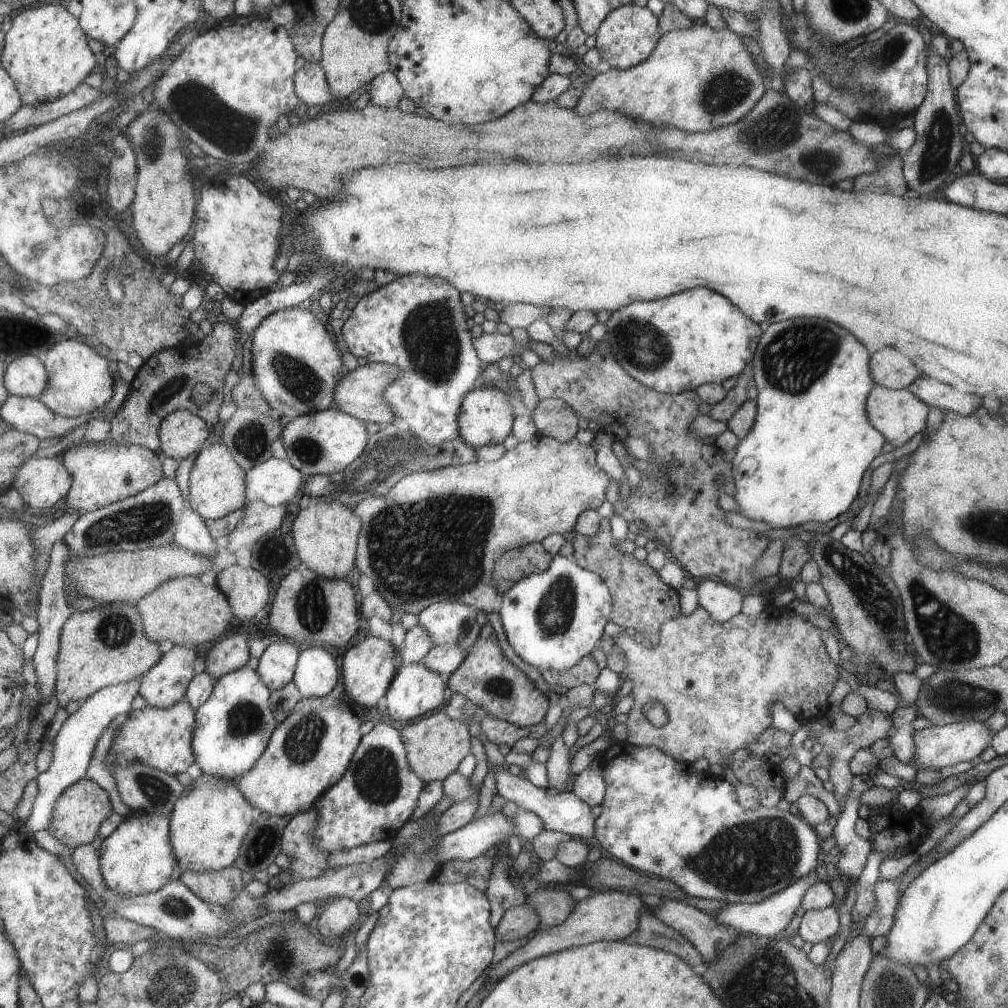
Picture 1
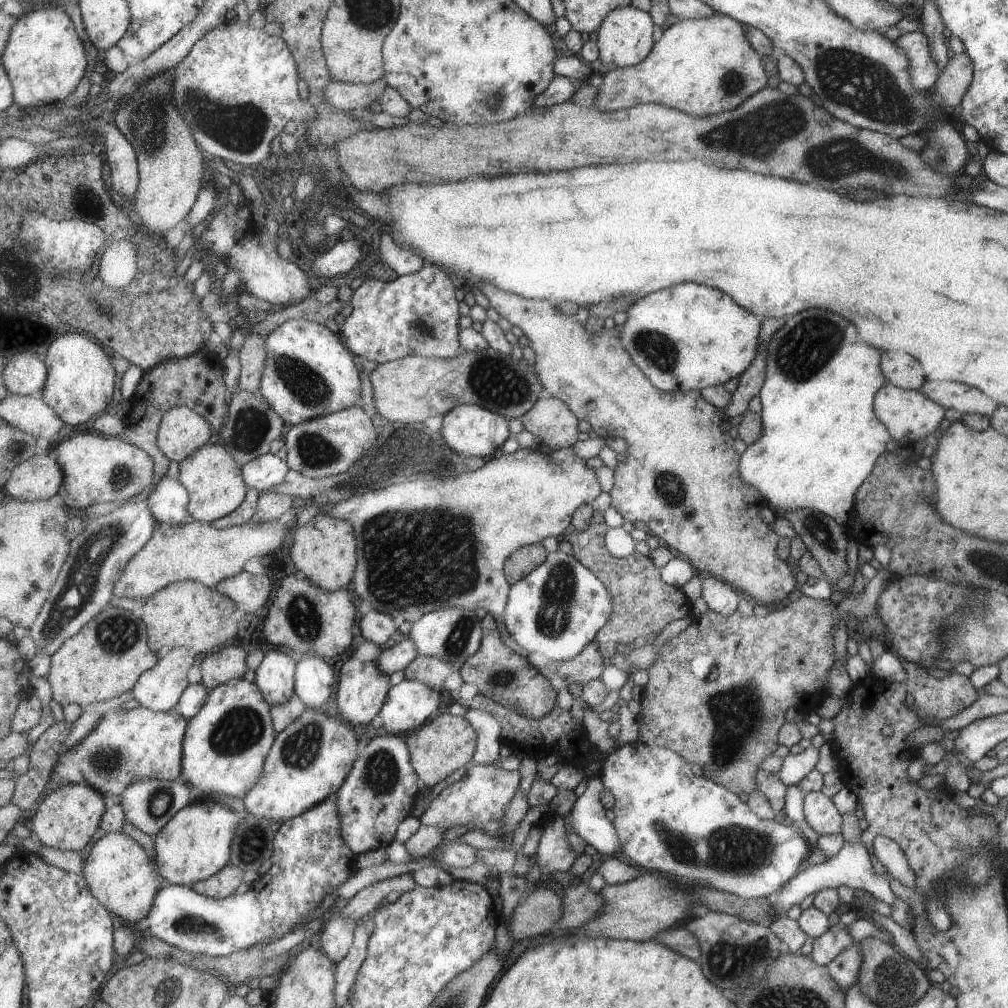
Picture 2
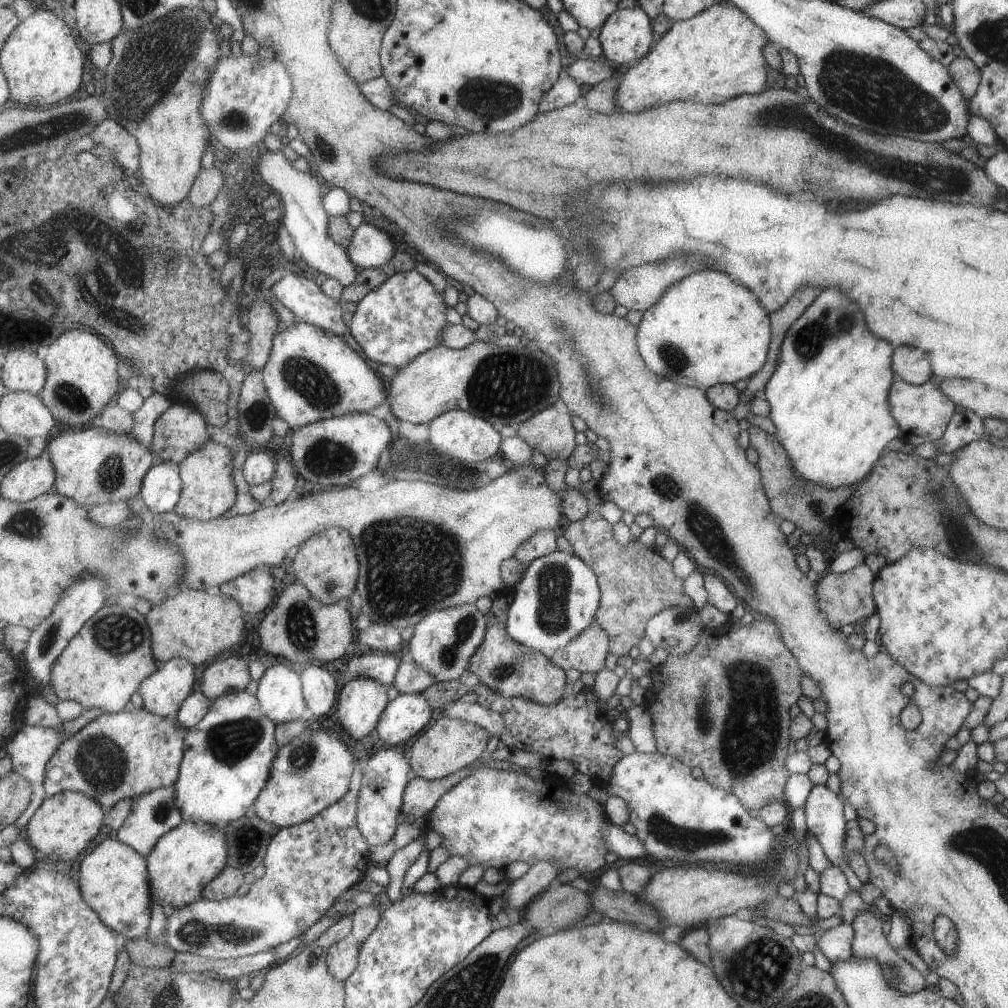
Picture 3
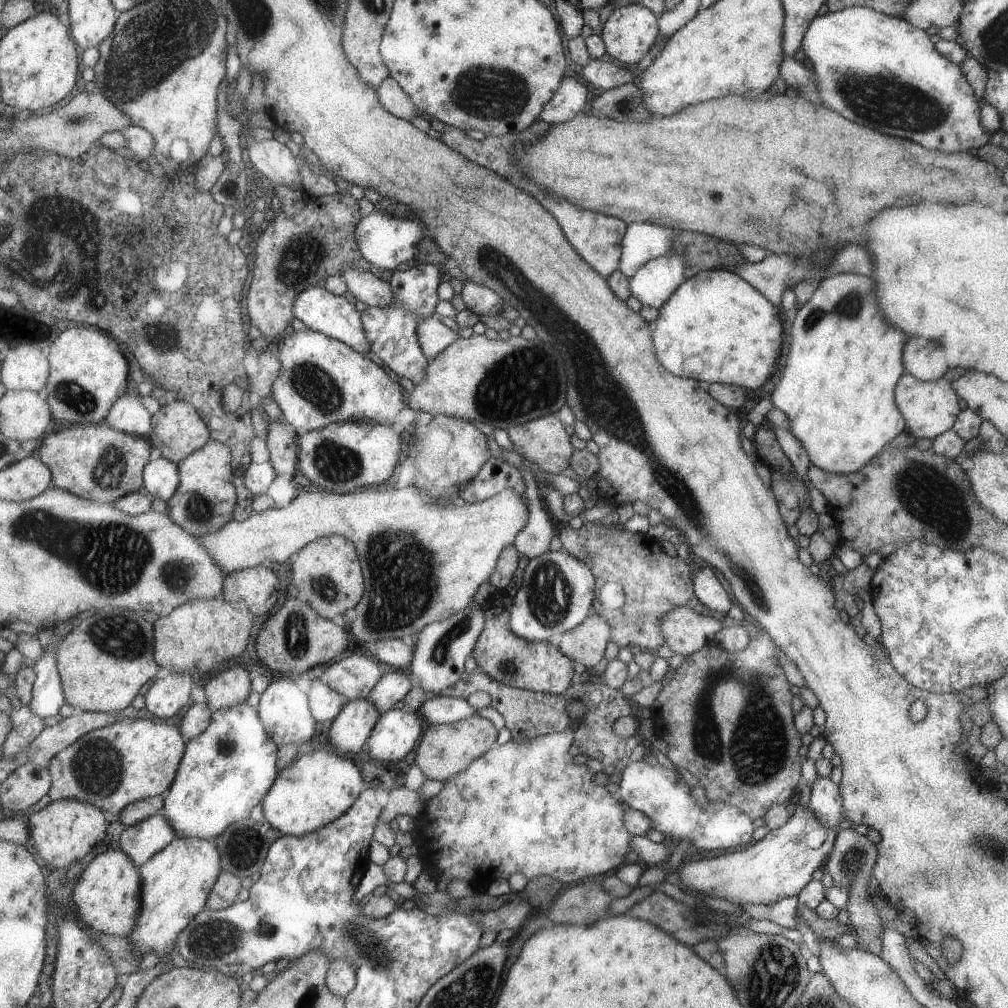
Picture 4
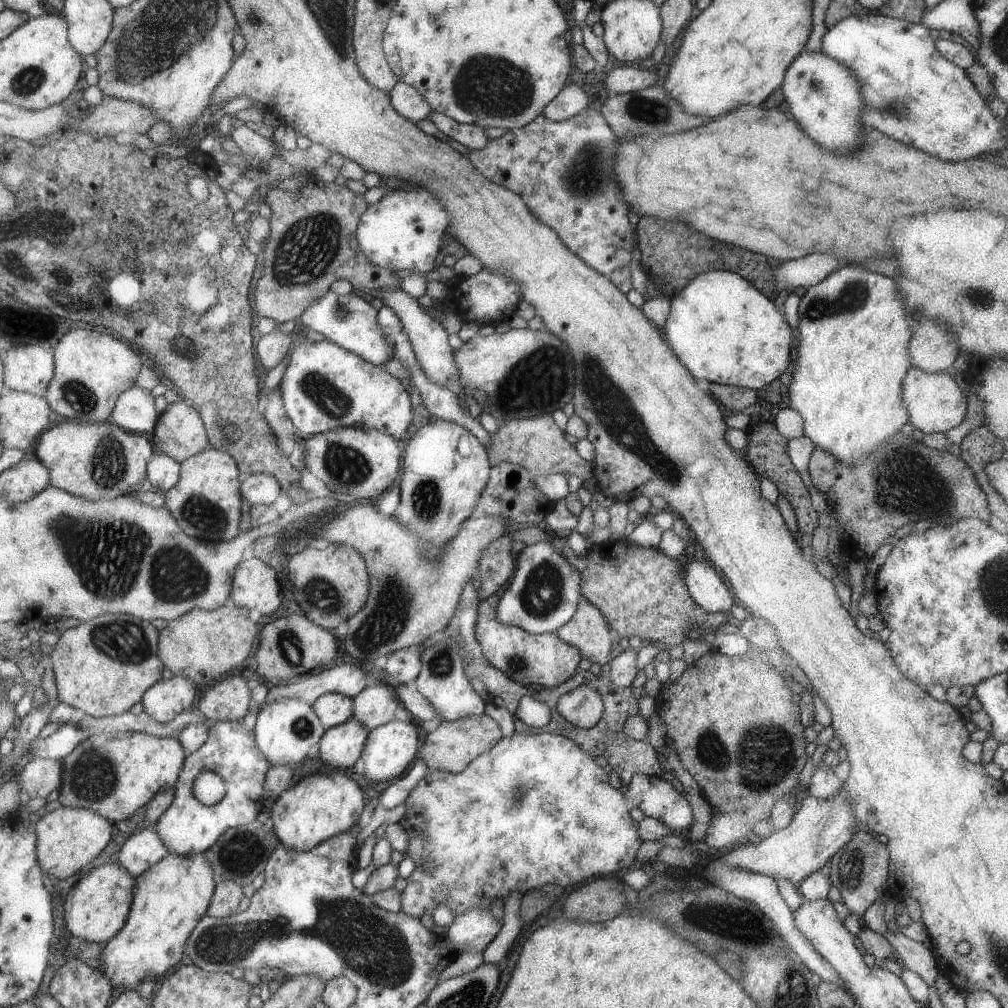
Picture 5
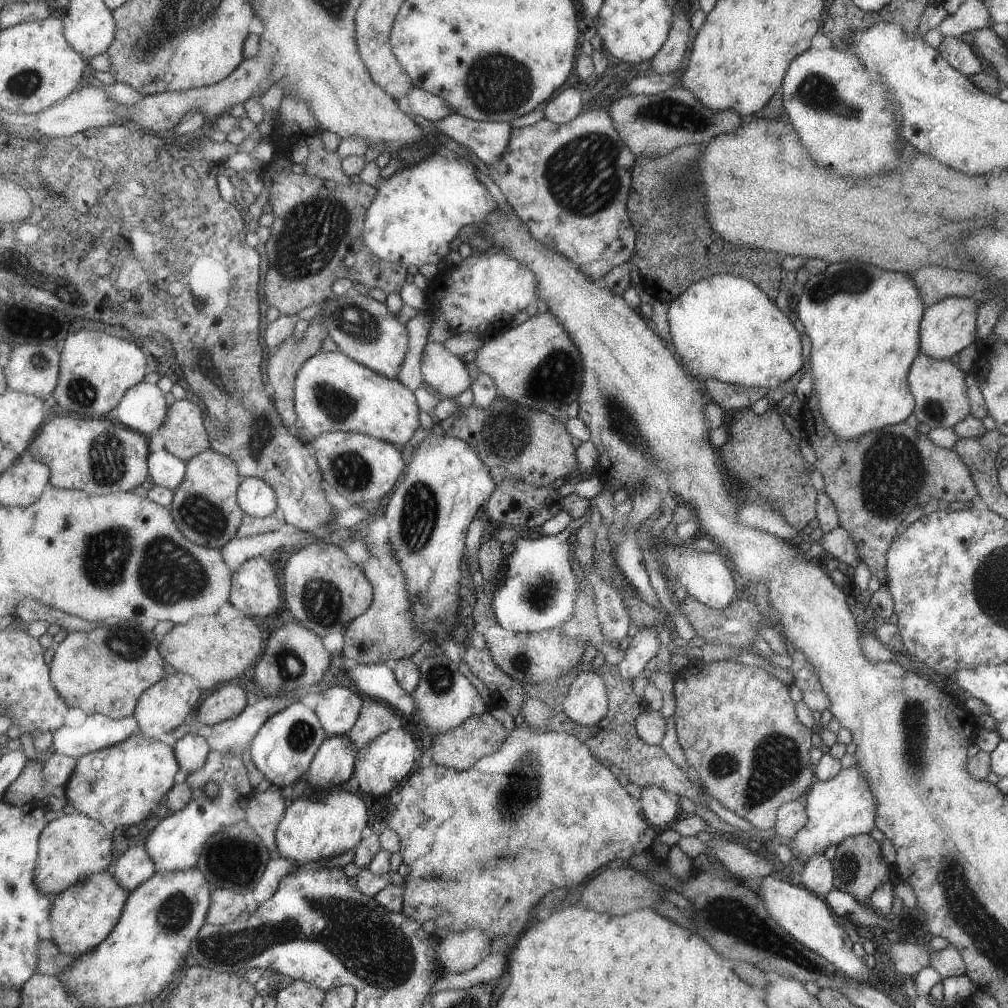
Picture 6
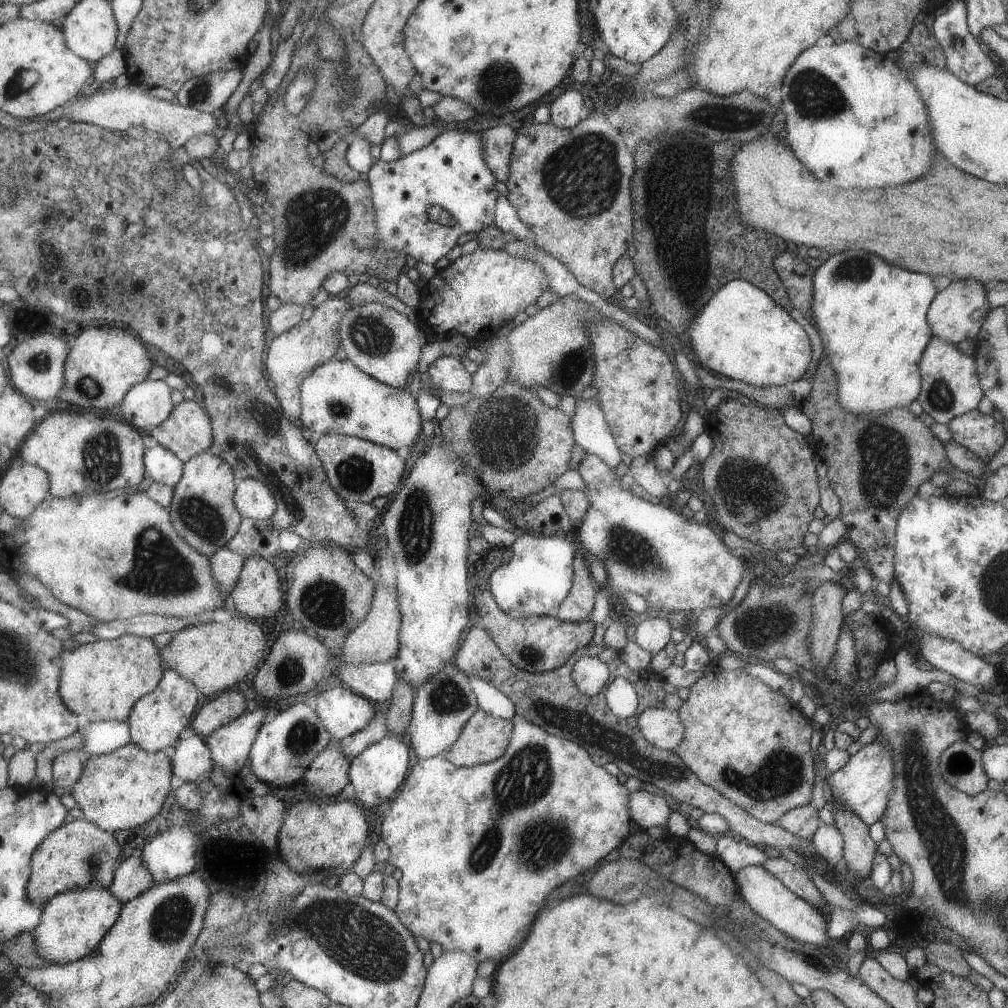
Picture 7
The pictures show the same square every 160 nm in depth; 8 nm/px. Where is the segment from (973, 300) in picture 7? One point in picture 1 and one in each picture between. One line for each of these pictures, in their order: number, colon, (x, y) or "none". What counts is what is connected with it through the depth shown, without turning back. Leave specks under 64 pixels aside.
1: (890, 369)
2: (900, 370)
3: (909, 364)
4: (923, 360)
5: (933, 349)
6: (948, 325)

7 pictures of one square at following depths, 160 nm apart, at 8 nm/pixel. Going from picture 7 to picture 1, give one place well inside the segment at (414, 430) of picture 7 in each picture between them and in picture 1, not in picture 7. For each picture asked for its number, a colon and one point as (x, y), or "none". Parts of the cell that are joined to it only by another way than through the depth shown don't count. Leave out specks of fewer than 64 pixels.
1: (297, 364)
2: (309, 372)
3: (312, 374)
4: (322, 380)
5: (325, 387)
6: (334, 392)

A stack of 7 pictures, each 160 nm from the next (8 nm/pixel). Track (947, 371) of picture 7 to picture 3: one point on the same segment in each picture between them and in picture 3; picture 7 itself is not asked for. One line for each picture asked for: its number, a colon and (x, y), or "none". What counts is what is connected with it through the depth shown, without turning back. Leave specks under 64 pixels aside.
3: (921, 412)
4: (929, 408)
5: (934, 404)
6: (941, 397)

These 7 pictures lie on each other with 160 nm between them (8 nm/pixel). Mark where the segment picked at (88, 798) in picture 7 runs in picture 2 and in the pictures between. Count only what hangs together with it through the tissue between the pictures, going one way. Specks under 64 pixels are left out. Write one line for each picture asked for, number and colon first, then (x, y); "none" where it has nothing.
2: (127, 745)
3: (121, 755)
4: (134, 759)
5: (114, 775)
6: (122, 784)

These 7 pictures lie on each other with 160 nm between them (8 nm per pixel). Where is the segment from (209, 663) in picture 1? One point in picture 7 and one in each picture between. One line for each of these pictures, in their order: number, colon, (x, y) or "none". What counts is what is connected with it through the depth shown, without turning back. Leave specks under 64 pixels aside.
2: (230, 663)
3: (231, 672)
4: (231, 686)
5: (228, 699)
6: (229, 701)
7: (231, 704)

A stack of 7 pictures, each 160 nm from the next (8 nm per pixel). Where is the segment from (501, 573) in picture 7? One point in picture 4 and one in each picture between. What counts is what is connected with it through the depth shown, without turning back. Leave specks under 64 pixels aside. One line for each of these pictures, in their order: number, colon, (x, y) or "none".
4: (558, 593)
5: (545, 593)
6: (541, 585)

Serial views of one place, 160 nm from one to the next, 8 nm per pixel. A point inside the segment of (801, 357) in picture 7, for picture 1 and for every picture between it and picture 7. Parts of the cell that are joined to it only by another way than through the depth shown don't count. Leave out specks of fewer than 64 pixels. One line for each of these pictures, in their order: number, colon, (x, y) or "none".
1: (674, 344)
2: (688, 337)
3: (706, 329)
4: (715, 327)
5: (723, 329)
6: (724, 328)

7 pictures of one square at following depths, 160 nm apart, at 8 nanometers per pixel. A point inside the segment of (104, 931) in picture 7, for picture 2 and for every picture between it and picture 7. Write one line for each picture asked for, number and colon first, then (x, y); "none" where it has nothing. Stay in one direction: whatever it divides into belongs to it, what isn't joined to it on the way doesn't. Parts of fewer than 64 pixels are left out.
2: (125, 878)
3: (115, 880)
4: (108, 893)
5: (98, 907)
6: (84, 915)

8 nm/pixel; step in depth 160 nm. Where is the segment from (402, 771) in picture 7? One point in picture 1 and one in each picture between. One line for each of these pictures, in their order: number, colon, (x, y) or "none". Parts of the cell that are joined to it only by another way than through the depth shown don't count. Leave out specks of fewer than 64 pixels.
1: (417, 689)
2: (410, 704)
3: (407, 716)
4: (398, 732)
5: (391, 749)
6: (386, 763)

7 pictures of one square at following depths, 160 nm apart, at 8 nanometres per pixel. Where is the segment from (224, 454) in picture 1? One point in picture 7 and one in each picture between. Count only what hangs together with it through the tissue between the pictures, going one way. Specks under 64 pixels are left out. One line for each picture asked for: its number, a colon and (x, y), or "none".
2: (215, 481)
3: (210, 490)
4: (206, 499)
5: (207, 502)
6: (206, 508)
7: (204, 511)

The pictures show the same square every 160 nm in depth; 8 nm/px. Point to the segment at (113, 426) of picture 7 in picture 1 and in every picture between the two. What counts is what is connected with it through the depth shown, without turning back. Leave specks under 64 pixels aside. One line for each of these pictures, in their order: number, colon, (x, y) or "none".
1: (102, 474)
2: (98, 470)
3: (94, 466)
4: (98, 462)
5: (97, 461)
6: (100, 456)

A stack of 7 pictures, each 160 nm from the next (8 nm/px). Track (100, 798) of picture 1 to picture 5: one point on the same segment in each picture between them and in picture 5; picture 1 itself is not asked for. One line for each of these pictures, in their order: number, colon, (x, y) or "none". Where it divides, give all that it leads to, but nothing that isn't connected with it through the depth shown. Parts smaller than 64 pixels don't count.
2: (66, 819)
3: (63, 826)
4: (64, 831)
5: (68, 839)

